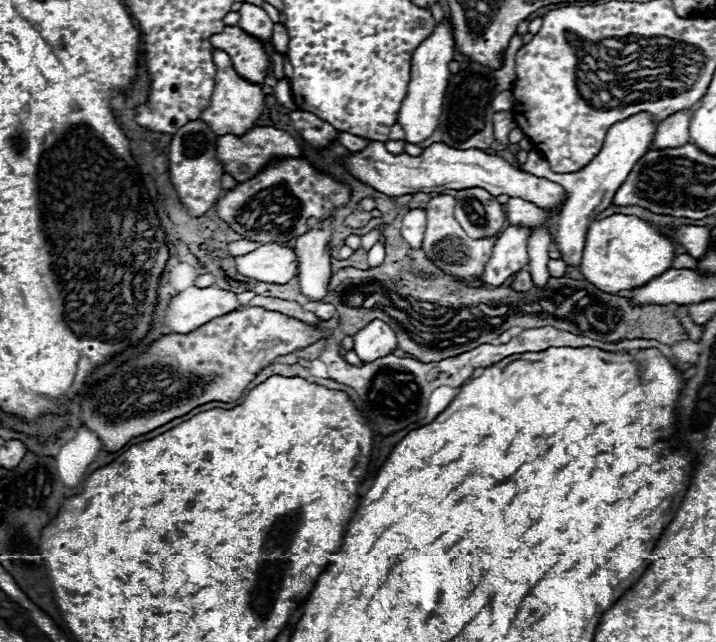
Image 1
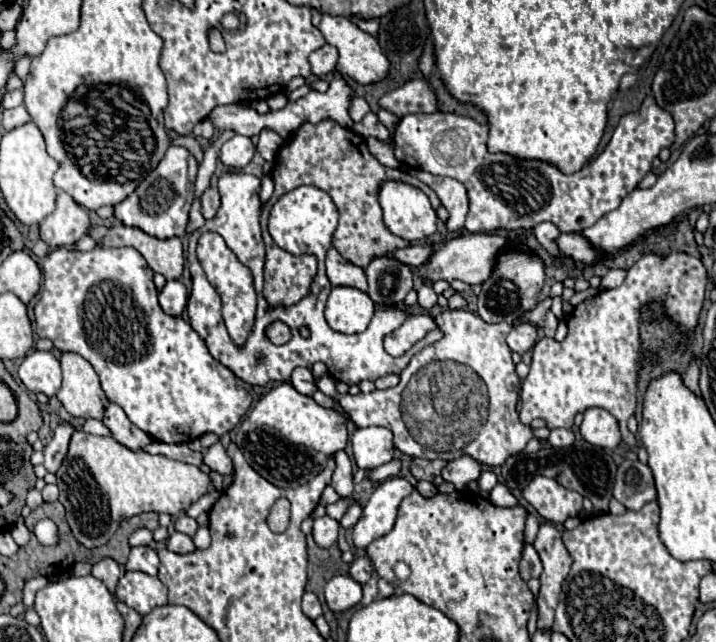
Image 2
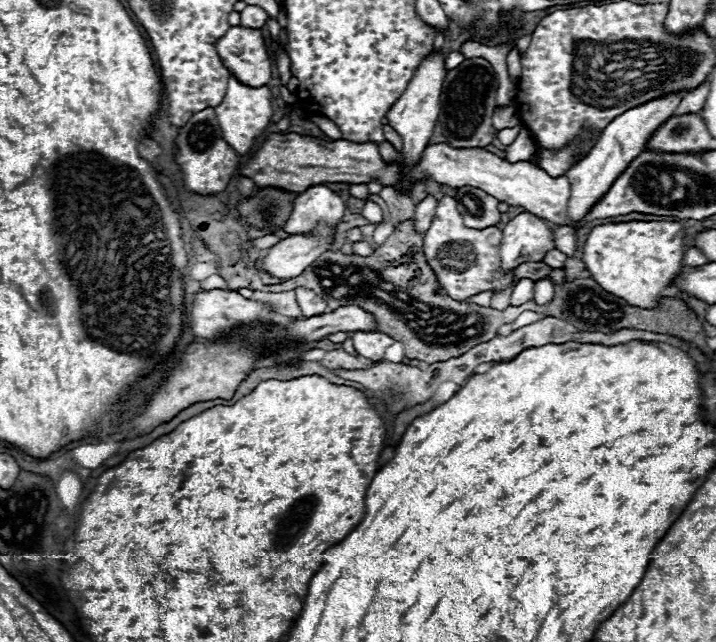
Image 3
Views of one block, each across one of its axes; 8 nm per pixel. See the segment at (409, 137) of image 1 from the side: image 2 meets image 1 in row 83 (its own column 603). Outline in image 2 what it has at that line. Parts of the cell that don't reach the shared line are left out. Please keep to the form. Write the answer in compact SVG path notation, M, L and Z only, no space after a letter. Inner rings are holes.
M590 408L584 412L580 434L586 442L598 448L616 448L622 442L616 418L602 408Z

